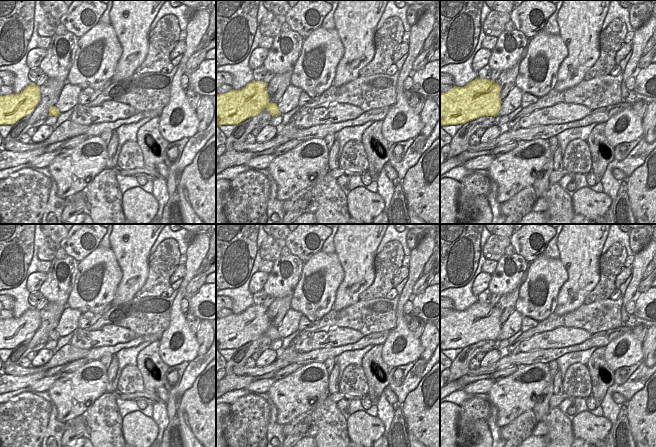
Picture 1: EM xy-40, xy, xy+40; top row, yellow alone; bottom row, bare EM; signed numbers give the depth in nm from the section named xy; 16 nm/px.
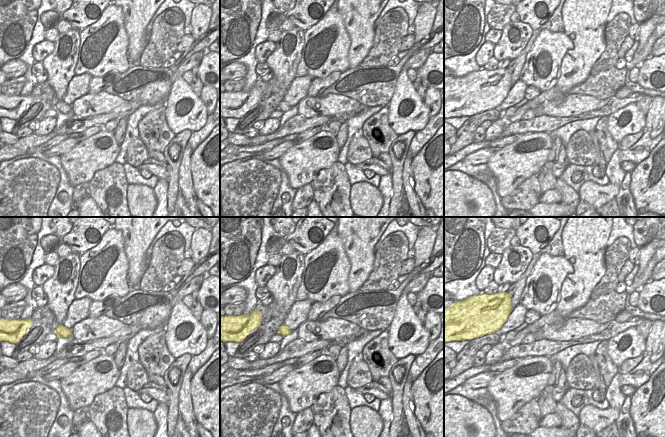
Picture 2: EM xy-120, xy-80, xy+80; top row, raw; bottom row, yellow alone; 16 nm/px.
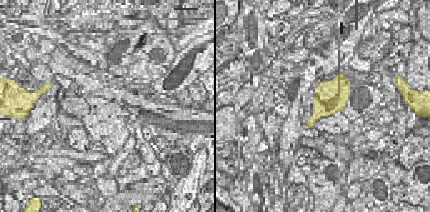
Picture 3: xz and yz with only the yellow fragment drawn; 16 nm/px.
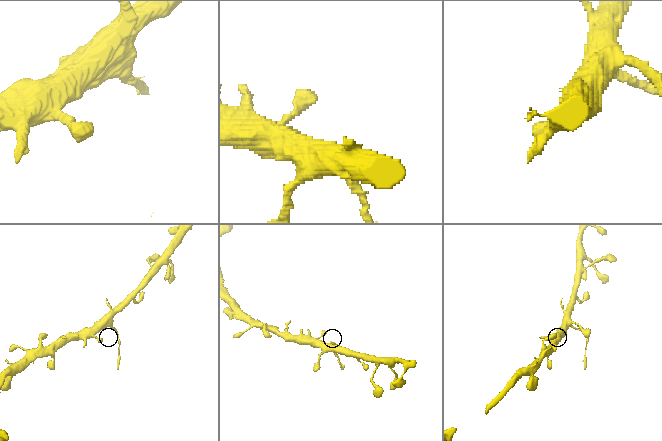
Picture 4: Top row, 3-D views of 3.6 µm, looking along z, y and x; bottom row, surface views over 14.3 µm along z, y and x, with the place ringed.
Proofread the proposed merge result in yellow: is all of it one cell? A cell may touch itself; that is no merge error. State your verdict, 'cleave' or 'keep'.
keep

